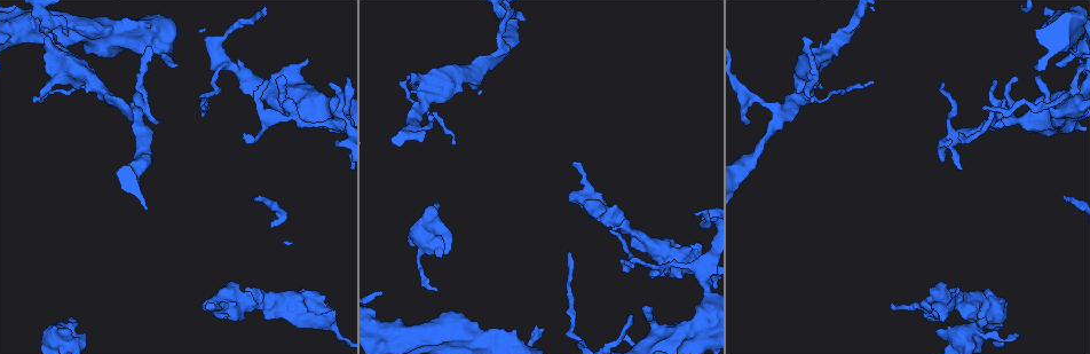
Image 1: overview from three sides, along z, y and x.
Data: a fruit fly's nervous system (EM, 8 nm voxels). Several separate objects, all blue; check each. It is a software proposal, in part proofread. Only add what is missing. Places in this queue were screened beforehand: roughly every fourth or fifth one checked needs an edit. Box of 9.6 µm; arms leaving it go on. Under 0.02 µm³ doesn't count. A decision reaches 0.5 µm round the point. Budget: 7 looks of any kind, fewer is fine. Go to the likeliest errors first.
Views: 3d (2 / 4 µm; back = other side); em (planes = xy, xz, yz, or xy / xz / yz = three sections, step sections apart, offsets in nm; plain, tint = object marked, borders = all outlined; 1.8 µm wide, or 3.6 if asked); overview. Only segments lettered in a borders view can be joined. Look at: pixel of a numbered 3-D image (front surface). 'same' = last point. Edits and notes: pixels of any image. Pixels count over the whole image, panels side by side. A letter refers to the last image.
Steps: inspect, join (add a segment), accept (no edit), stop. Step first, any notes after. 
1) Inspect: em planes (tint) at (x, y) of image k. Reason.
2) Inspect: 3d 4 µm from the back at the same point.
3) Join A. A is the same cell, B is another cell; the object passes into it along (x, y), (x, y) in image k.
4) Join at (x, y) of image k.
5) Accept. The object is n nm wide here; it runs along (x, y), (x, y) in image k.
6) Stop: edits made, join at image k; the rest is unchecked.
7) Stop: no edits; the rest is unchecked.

Inspect: em planes (borders) at (335, 310) of image 1. Stops while still wide.

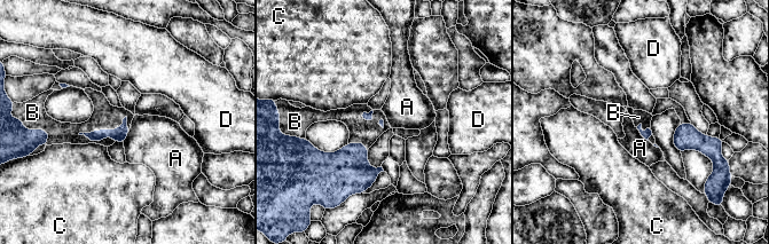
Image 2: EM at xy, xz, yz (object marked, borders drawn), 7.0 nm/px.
Join B. B is the same cell, A, C and D are other cells; it goes on there.

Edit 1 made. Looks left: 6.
Inspect: 3d 4 µm at (66, 332) of image 1. Free end.

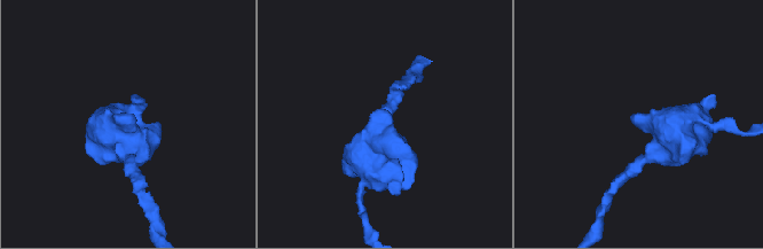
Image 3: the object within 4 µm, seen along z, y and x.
Inspect: em planes (borders) at (130, 116) of image 3. Need the tissue.

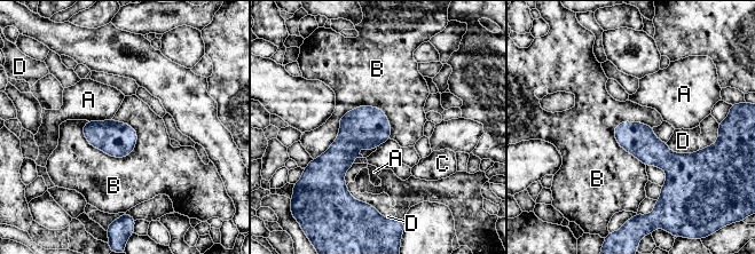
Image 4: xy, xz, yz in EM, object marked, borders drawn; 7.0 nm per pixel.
Accept. A, B, C and D are other cells; it runs along (616, 132), (673, 164), (693, 164) in image 4; no lettered segment goes on from it.

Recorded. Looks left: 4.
Inspect: 3d 4 µm at (176, 64) of image 1. Branch stops here.

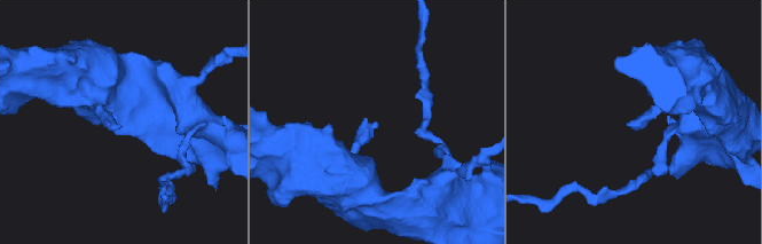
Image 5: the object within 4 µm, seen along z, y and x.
Inspect: em planes (tint) at (629, 125) of image 5.

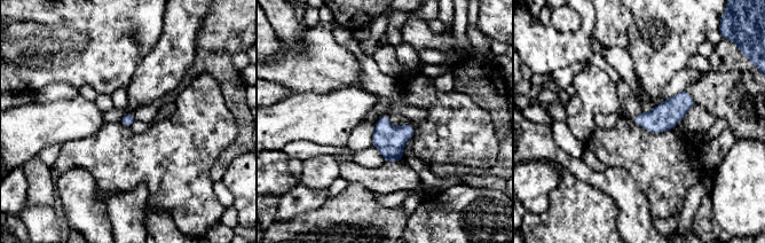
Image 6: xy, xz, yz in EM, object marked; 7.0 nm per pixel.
Inspect: em planes (borders) at the same point.

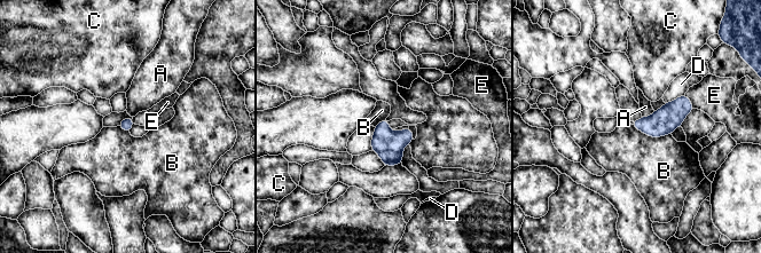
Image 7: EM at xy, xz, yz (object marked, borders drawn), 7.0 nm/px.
Accept. A, B, C, D and E are other cells; a border runs along (632, 125), (650, 136), (671, 134) in image 7; none of them fits.

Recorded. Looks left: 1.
Stop: edits made, join at image 2; the rest is unchecked.

